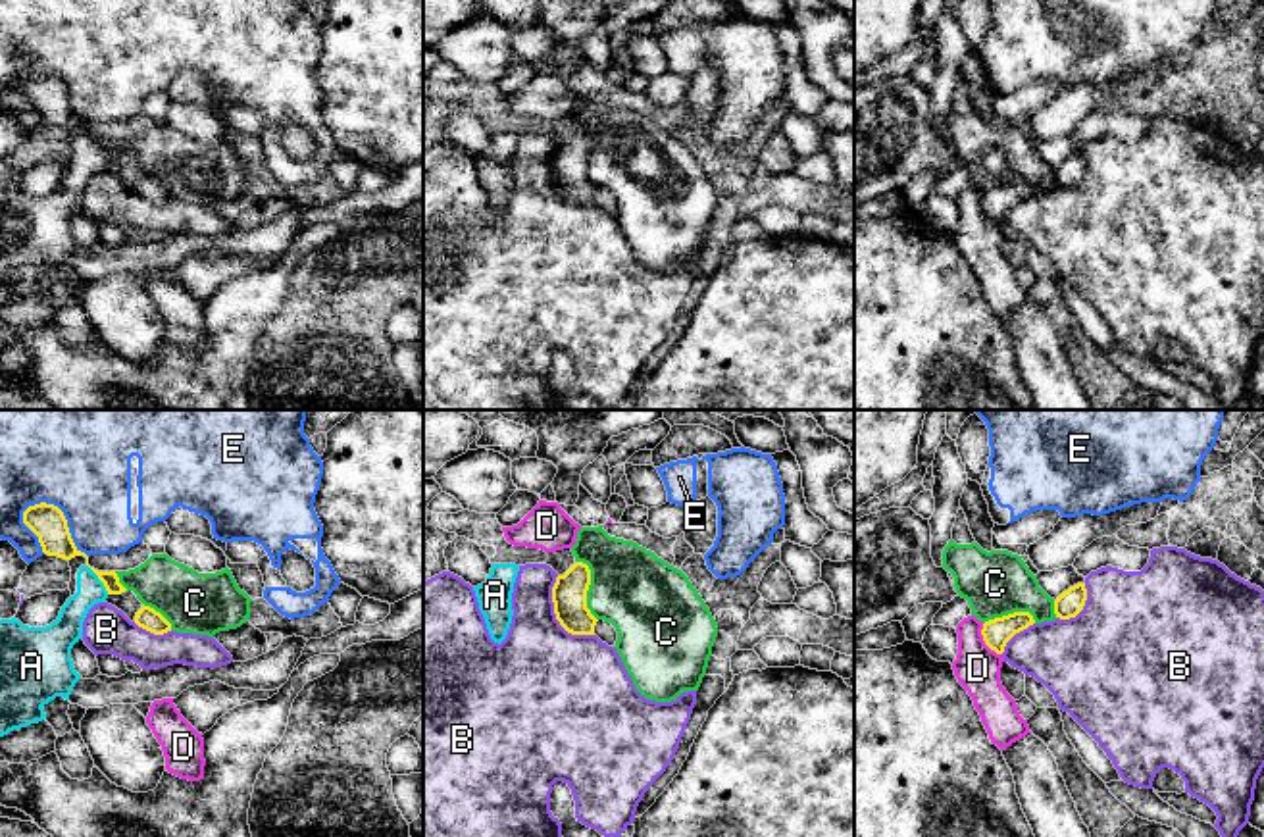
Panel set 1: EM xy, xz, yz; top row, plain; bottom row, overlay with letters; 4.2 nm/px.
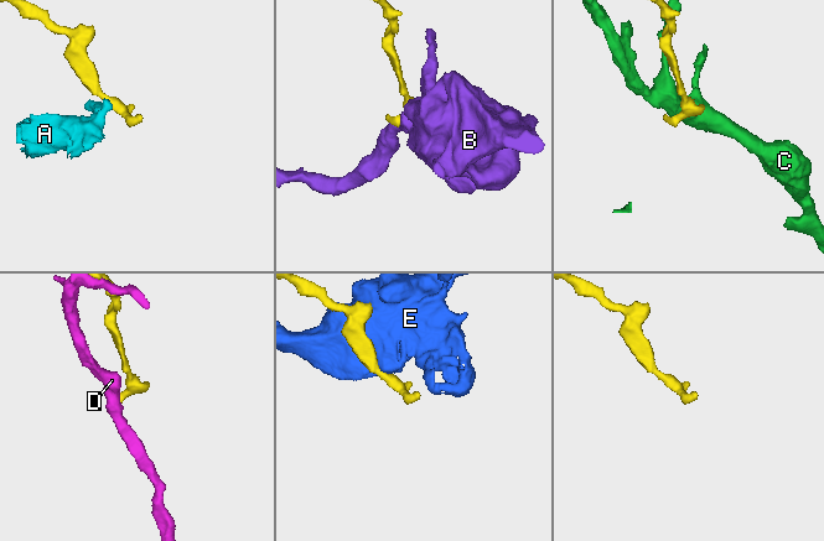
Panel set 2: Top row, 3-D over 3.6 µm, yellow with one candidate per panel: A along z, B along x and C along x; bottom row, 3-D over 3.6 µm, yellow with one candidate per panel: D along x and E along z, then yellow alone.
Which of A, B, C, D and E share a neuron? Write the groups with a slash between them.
A / B / C / D / E

